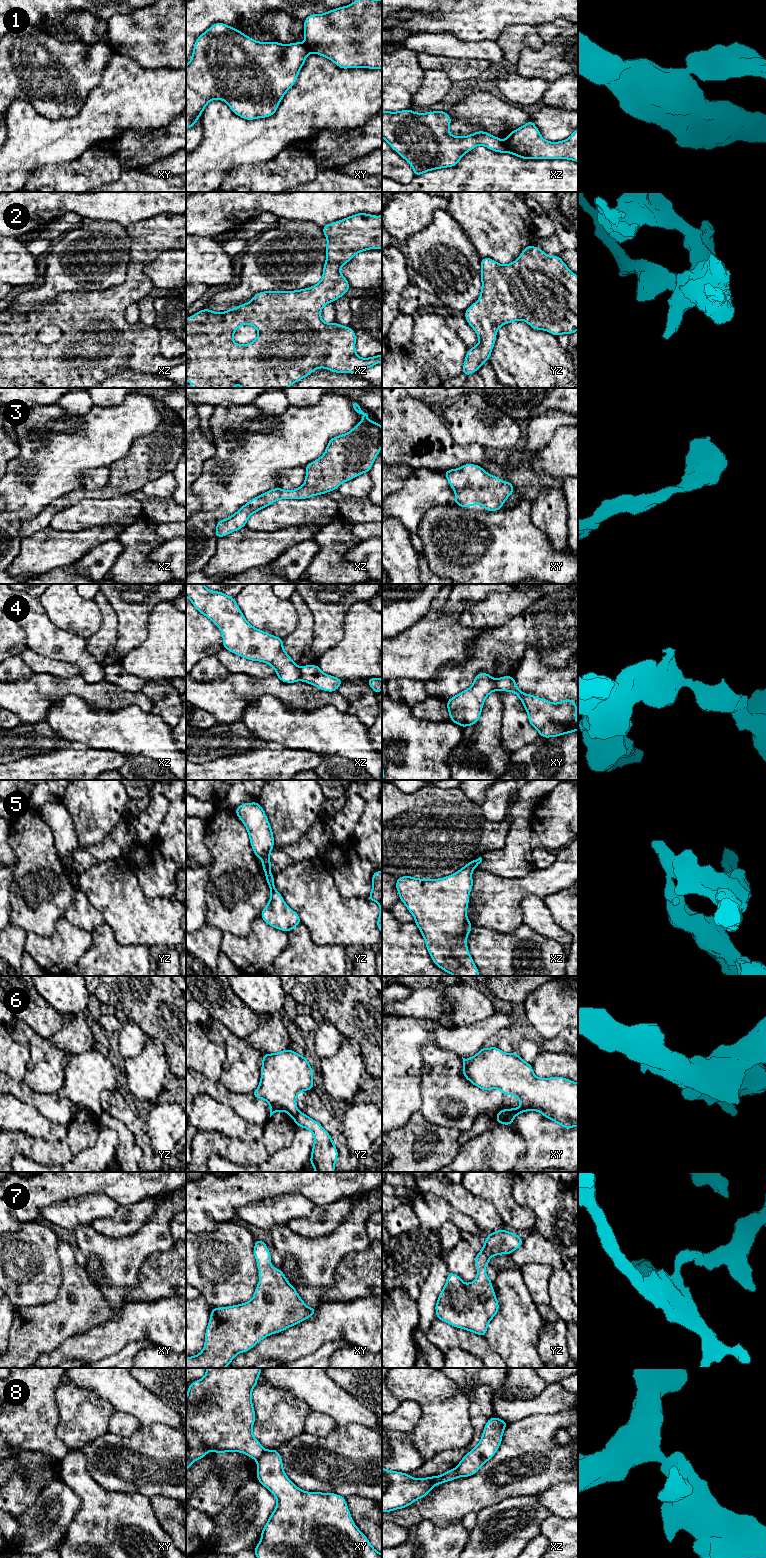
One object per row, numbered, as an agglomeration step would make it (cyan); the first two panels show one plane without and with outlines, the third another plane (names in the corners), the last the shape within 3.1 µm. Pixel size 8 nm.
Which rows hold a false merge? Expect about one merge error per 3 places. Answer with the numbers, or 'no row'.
1, 4, 5, 6, 8

